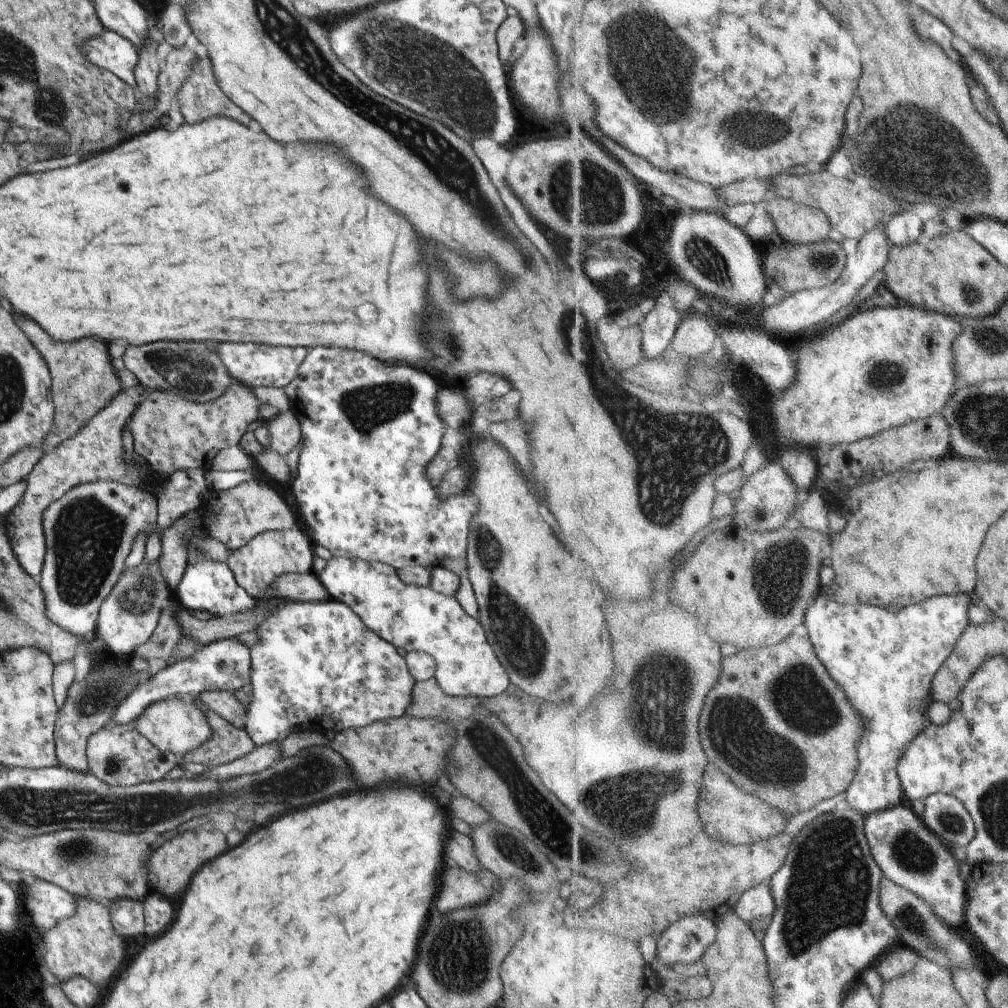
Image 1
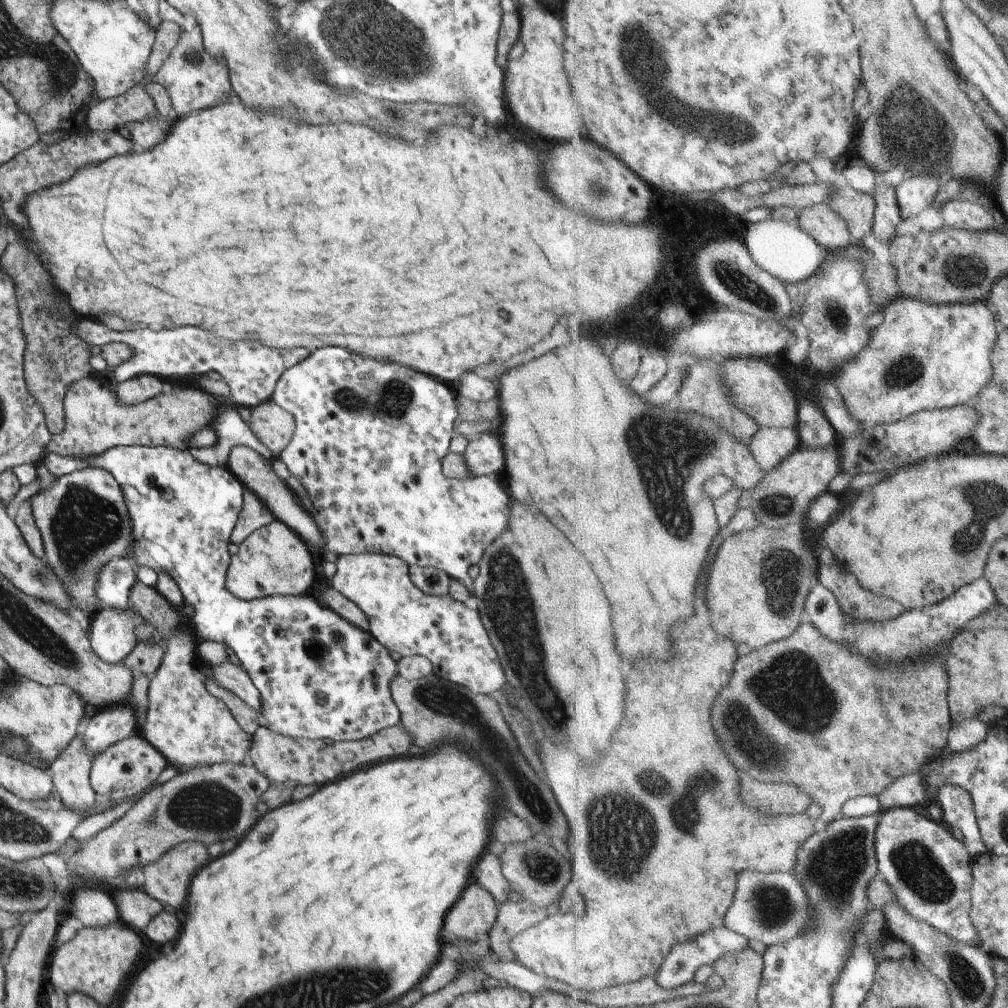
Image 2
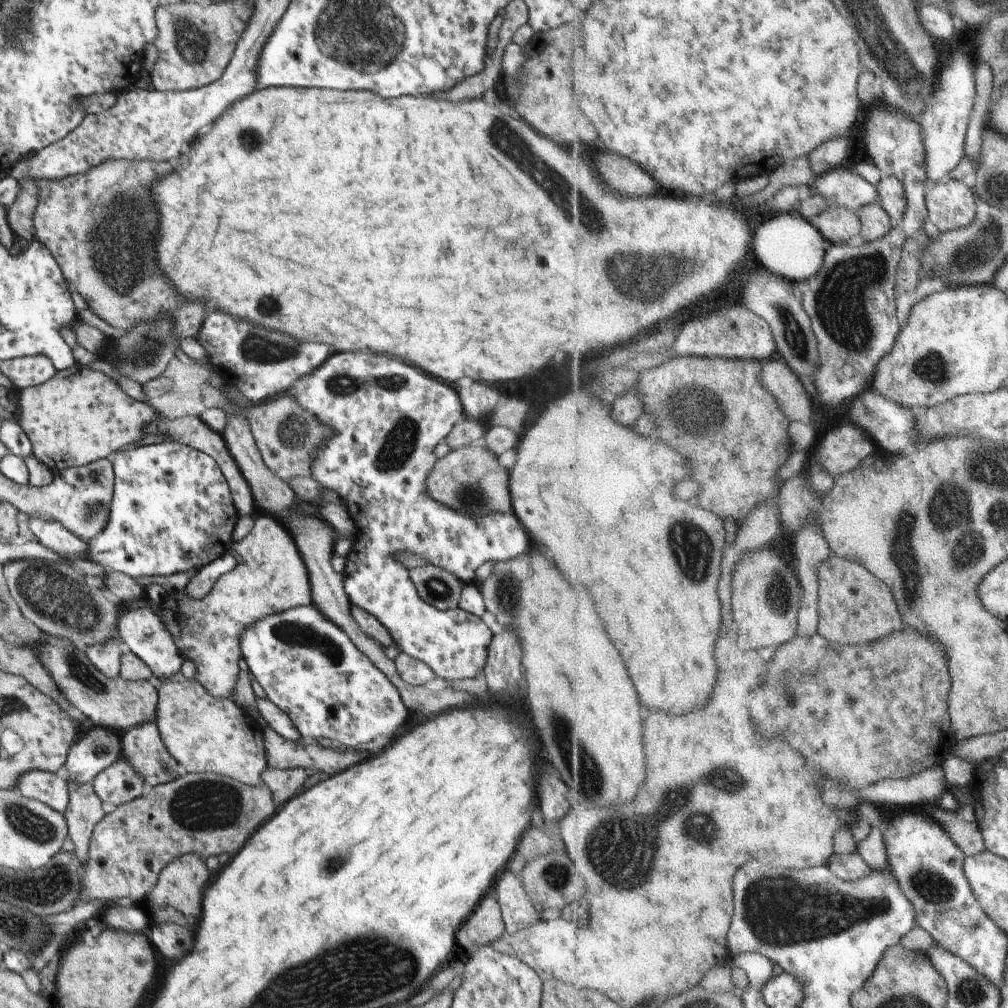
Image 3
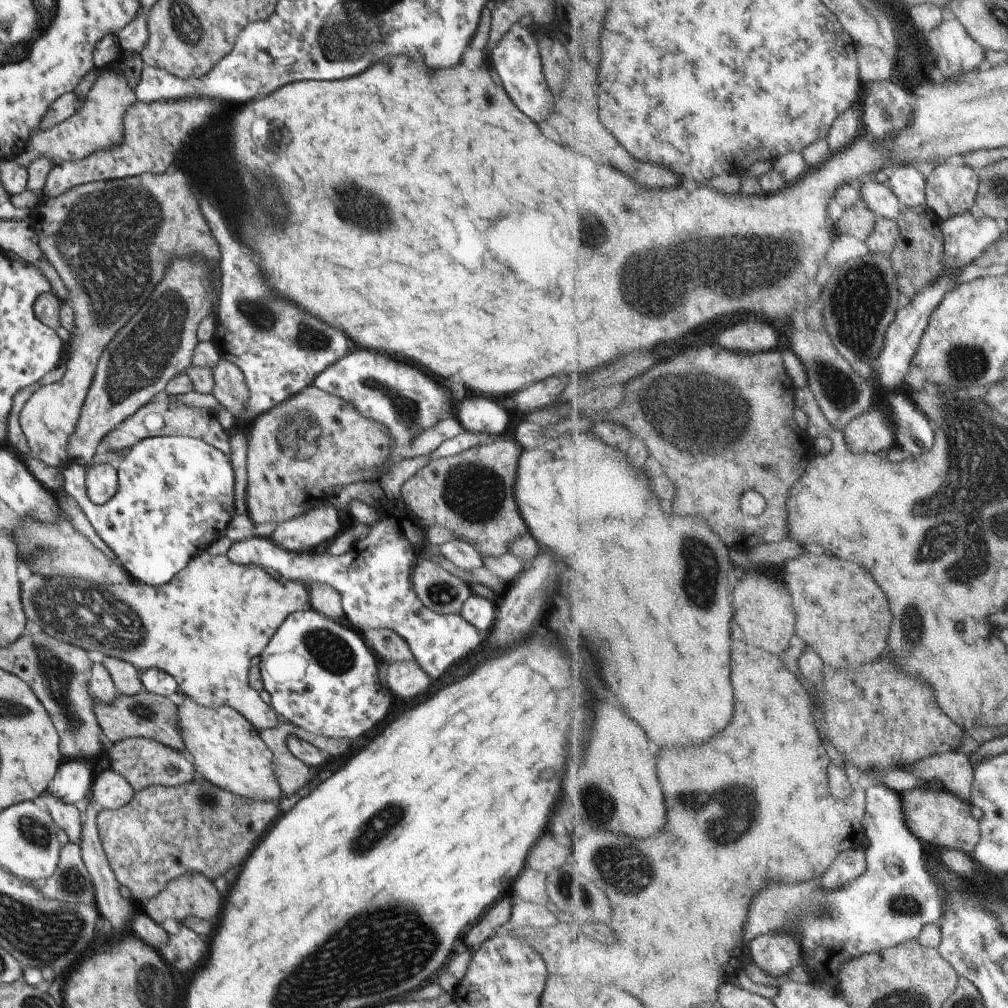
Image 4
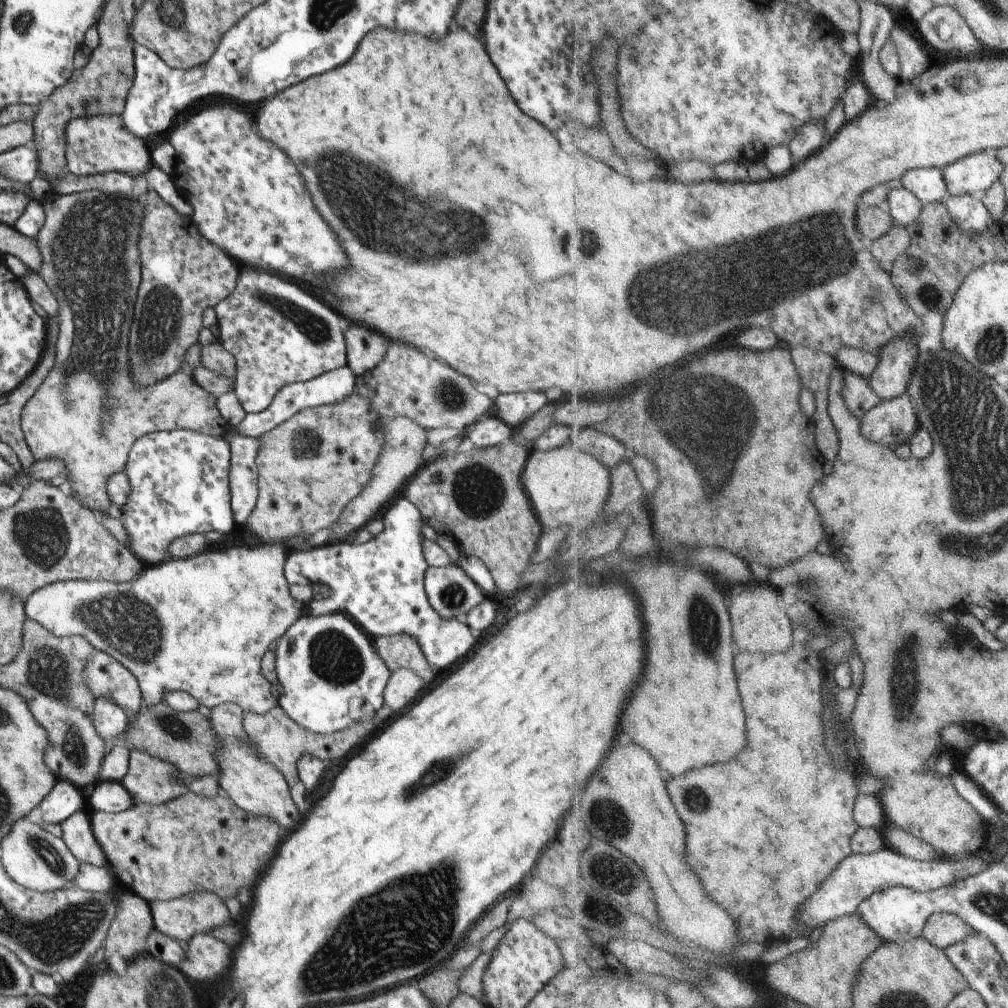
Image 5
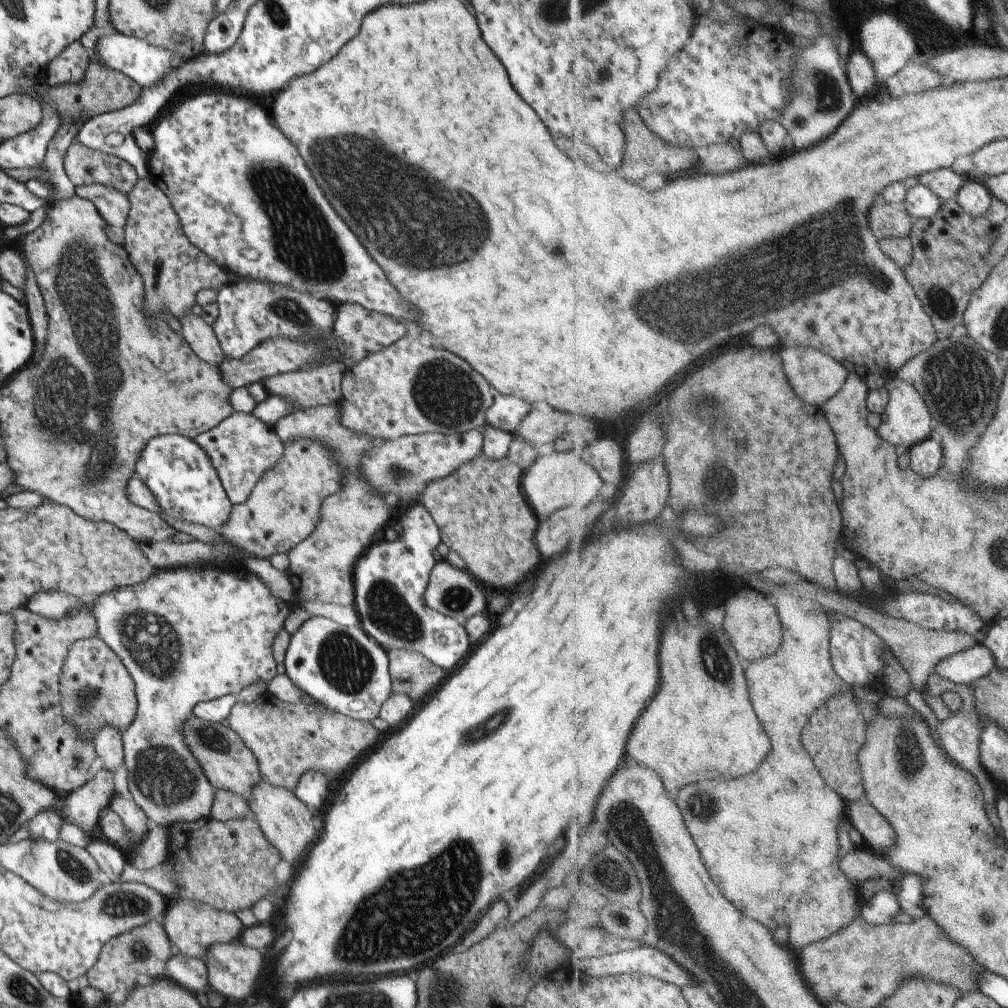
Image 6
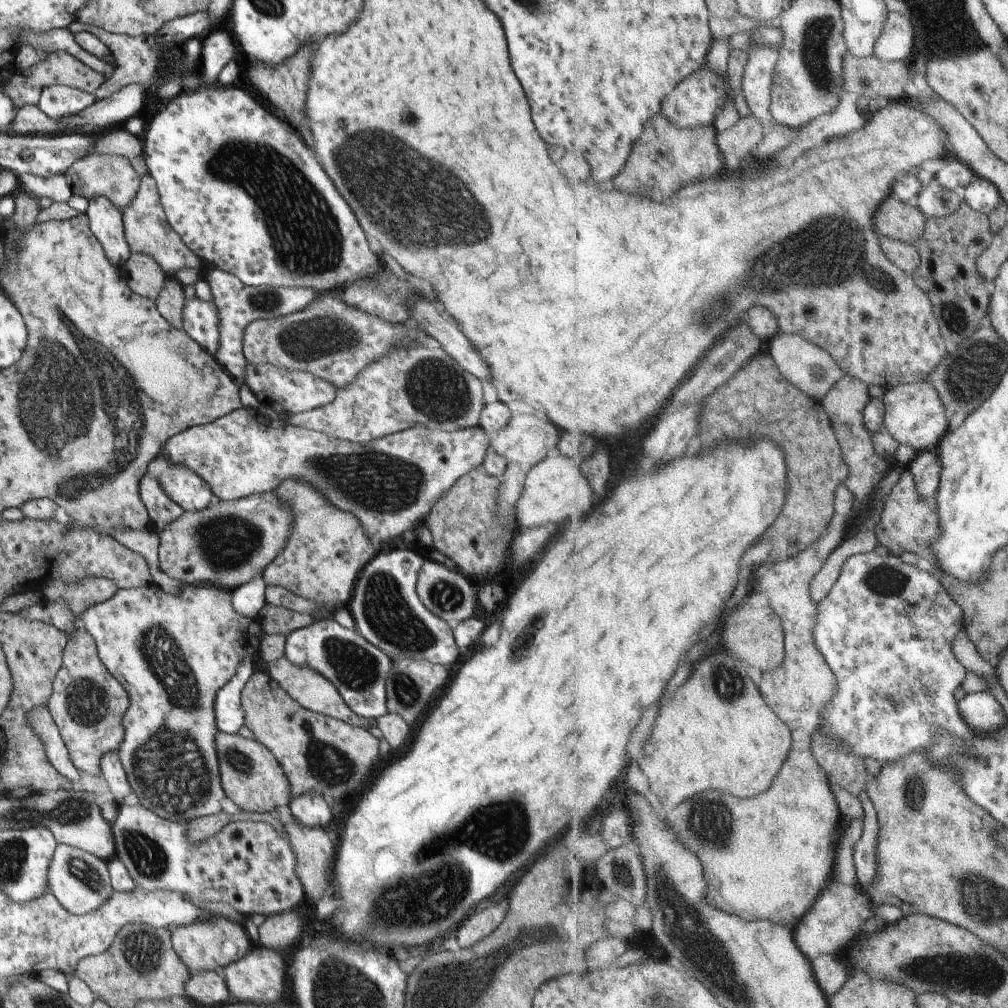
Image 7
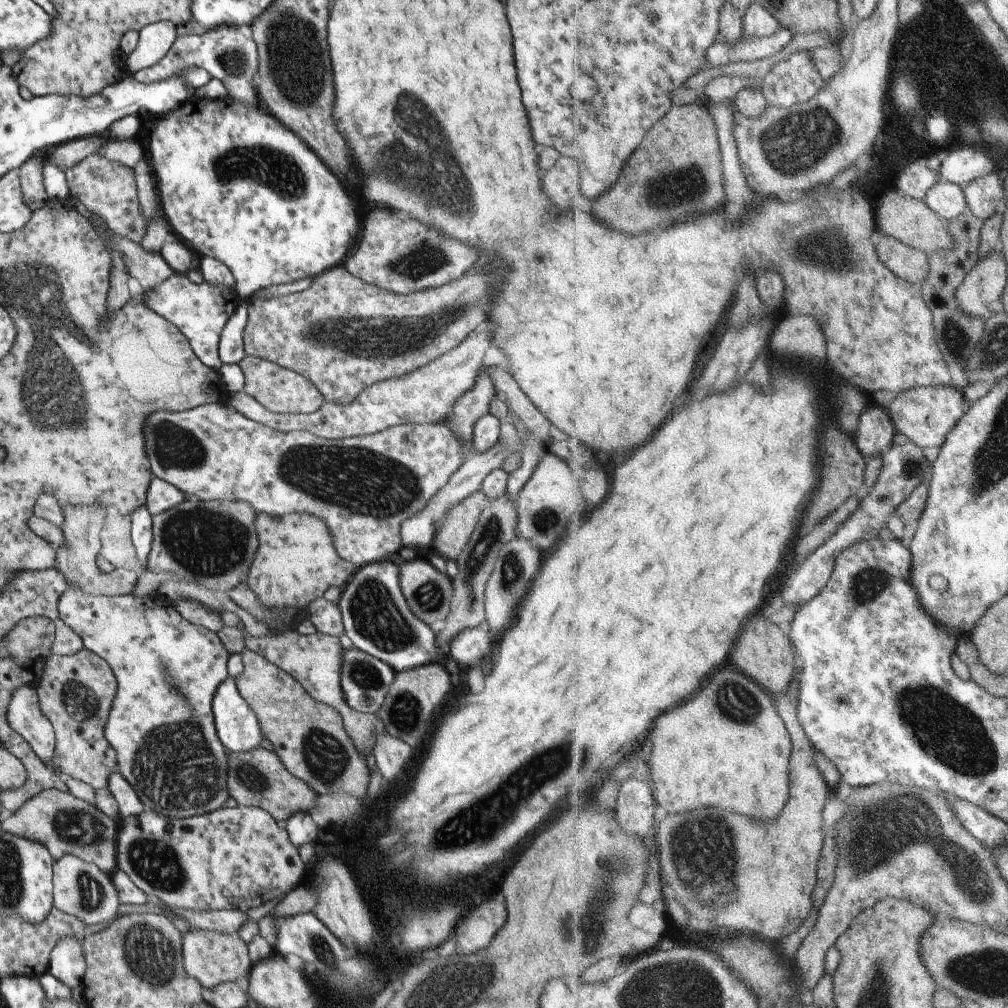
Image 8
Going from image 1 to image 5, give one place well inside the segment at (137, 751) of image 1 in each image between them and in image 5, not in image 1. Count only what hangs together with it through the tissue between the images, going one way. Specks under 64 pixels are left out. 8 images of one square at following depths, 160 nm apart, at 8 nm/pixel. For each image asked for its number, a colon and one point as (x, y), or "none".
2: (121, 770)
3: (118, 783)
4: (110, 791)
5: (108, 796)

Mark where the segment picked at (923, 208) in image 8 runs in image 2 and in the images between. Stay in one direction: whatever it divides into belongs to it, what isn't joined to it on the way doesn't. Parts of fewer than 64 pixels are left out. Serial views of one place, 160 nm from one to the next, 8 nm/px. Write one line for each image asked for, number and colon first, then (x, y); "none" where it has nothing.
2: (826, 226)
3: (838, 223)
4: (859, 221)
5: (873, 222)
6: (888, 221)
7: (896, 219)

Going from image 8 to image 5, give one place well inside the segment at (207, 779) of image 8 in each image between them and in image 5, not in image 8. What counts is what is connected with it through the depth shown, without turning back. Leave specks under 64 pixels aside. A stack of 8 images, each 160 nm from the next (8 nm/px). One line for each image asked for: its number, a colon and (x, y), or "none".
5: (200, 625)
6: (188, 635)
7: (171, 653)

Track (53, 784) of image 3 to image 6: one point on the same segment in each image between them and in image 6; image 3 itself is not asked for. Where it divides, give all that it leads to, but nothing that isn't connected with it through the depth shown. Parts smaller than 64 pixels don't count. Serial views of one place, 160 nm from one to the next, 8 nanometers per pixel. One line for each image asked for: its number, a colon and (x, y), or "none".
4: (66, 816)
5: (76, 834)
6: (110, 861)

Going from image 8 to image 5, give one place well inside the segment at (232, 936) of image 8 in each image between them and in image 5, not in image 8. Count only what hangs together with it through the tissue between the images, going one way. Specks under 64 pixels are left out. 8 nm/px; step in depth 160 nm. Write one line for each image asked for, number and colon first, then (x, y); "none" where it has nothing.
5: (197, 912)
6: (191, 927)
7: (208, 944)

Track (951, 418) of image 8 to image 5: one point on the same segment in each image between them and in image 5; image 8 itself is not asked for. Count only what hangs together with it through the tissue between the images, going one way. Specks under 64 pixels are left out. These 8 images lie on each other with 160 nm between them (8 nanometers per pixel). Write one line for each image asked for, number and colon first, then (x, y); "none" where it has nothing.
5: (892, 423)
6: (907, 421)
7: (915, 414)

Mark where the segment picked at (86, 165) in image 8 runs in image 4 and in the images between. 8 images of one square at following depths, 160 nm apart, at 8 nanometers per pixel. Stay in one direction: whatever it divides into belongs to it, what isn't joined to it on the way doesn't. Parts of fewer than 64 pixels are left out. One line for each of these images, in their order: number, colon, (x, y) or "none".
4: (97, 125)
5: (95, 144)
6: (83, 166)
7: (112, 176)

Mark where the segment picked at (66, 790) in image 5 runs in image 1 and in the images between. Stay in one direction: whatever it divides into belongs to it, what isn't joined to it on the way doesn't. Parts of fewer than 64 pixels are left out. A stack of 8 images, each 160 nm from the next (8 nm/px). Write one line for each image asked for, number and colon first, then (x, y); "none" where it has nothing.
1: (223, 665)
2: (110, 724)
3: (91, 752)
4: (74, 776)

